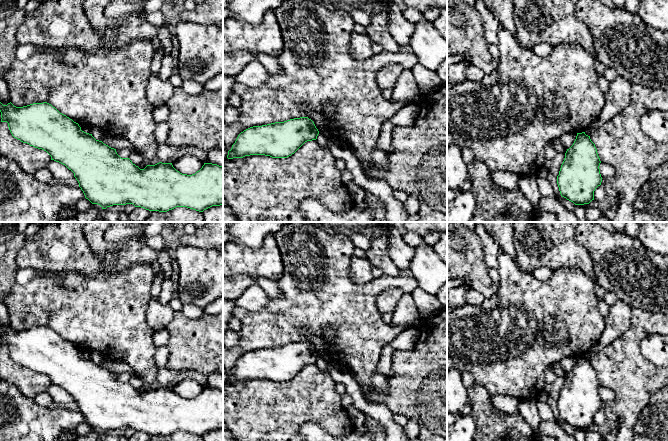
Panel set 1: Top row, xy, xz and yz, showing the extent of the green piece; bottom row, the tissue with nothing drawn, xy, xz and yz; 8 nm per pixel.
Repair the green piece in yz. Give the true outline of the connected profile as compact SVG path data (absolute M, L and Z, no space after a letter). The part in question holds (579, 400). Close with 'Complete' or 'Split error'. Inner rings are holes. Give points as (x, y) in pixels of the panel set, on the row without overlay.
M585 356L577 357L557 400L561 420L575 429L589 428L594 424L594 415L602 406L600 387L590 360Z. Complete

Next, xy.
M0 326L1 346L7 346L12 360L23 367L46 375L51 384L65 389L74 397L85 422L92 428L98 428L102 433L113 429L133 428L149 435L167 436L176 431L187 431L199 436L212 431L223 429L223 391L217 388L204 387L195 398L187 399L177 395L172 387L159 386L147 389L144 393L132 387L129 382L121 382L116 373L109 371L102 365L96 364L92 358L81 354L78 347L60 337L47 326L33 327L23 331L16 331L11 326L3 329Z. Complete

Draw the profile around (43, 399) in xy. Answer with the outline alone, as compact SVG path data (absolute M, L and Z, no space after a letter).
M46 392L39 393L38 395L36 395L36 397L33 400L36 404L43 407L50 407L51 404L54 402L51 396Z

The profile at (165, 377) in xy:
M157 367L156 381L162 387L173 387L173 381L176 376L183 371L172 371L166 368Z

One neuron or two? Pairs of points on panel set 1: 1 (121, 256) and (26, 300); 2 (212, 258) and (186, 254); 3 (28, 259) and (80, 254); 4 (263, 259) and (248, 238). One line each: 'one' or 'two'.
1: two
2: one
3: one
4: two

